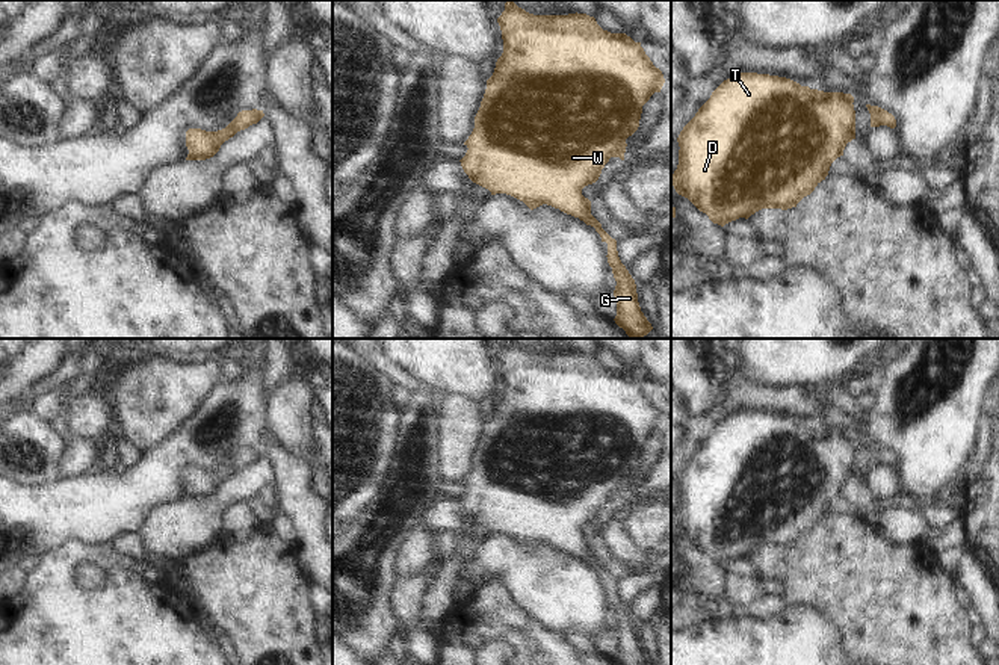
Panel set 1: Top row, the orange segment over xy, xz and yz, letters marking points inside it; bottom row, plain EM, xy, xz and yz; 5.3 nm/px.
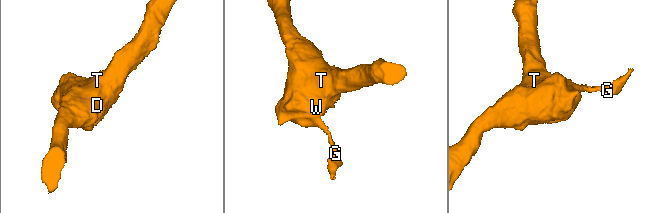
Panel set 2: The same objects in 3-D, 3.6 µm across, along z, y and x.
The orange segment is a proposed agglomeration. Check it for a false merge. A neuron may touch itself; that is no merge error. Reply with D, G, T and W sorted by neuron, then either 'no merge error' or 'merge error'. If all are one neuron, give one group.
D G T W | no merge error

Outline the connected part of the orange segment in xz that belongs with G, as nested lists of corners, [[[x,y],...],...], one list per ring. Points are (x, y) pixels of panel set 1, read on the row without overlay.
[[[506,339],[497,361],[502,369],[503,391],[496,401],[493,414],[487,419],[487,428],[475,455],[475,467],[464,481],[469,487],[459,499],[464,511],[491,534],[511,534],[530,549],[547,543],[594,565],[602,580],[608,582],[606,595],[617,620],[615,662],[618,665],[651,665],[641,650],[635,618],[618,595],[617,579],[591,553],[591,540],[582,534],[582,527],[598,518],[611,496],[624,499],[626,478],[638,469],[642,444],[654,431],[660,431],[665,422],[662,410],[653,404],[641,381],[635,381],[626,372],[603,369],[595,357],[586,352],[534,354],[512,339]]]

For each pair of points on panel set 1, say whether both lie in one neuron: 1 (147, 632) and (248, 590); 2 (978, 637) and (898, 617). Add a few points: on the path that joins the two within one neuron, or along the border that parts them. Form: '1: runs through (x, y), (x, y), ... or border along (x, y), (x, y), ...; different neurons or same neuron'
1: border along (188, 594), (197, 605); different neurons
2: border along (972, 626), (971, 643), (977, 649); different neurons

